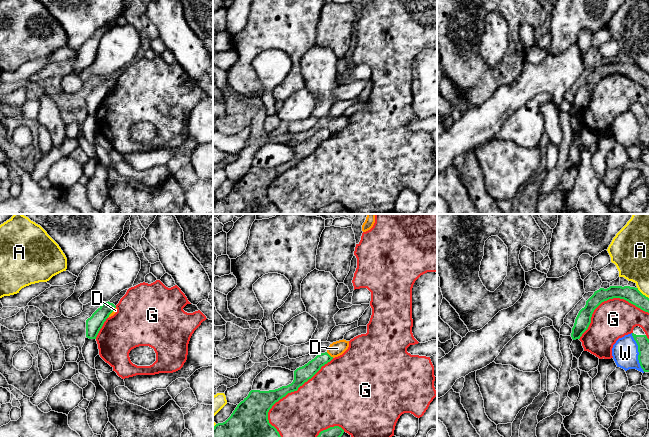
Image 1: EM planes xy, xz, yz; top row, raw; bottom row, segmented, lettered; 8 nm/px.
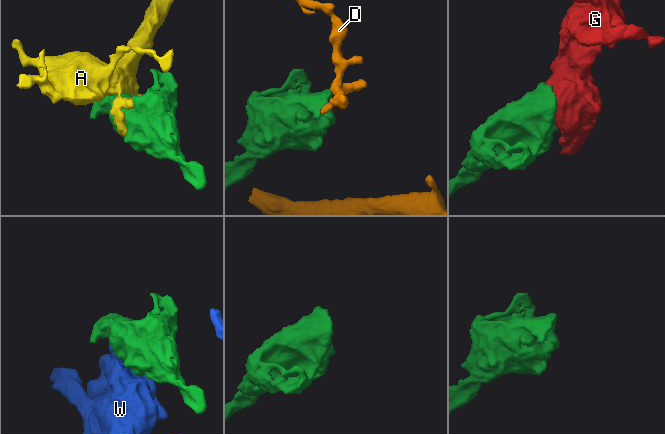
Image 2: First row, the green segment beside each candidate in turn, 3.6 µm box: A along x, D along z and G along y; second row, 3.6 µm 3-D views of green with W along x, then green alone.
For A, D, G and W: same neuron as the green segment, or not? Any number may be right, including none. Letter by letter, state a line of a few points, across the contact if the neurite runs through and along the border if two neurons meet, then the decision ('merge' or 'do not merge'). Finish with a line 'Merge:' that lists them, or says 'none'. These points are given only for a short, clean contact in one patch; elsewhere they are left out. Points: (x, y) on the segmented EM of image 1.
A: do not merge
D: line xz (326, 352), (333, 357); do not merge
G: do not merge
W: line yz (631, 333), (637, 345), (639, 365), (644, 371); do not merge
Merge: none

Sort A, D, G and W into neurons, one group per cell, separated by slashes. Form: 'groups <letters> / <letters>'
groups A / D / G / W

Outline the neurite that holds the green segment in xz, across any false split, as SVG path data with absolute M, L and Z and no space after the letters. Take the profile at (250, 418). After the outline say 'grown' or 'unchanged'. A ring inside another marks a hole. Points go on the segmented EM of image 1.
M327 352L321 353L294 371L291 384L269 391L251 390L225 422L213 427L213 437L281 437L269 423L269 410L288 393L297 391L332 359Z; unchanged

